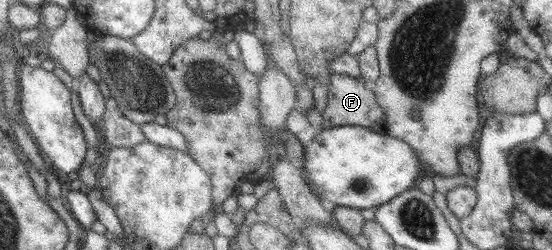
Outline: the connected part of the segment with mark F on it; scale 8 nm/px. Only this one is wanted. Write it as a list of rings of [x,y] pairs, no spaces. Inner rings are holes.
[[[332,73],[329,79],[326,106],[321,113],[323,128],[352,125],[363,126],[374,132],[384,131],[386,115],[375,101],[374,92],[367,88],[367,83],[361,77],[354,78],[345,74]]]

